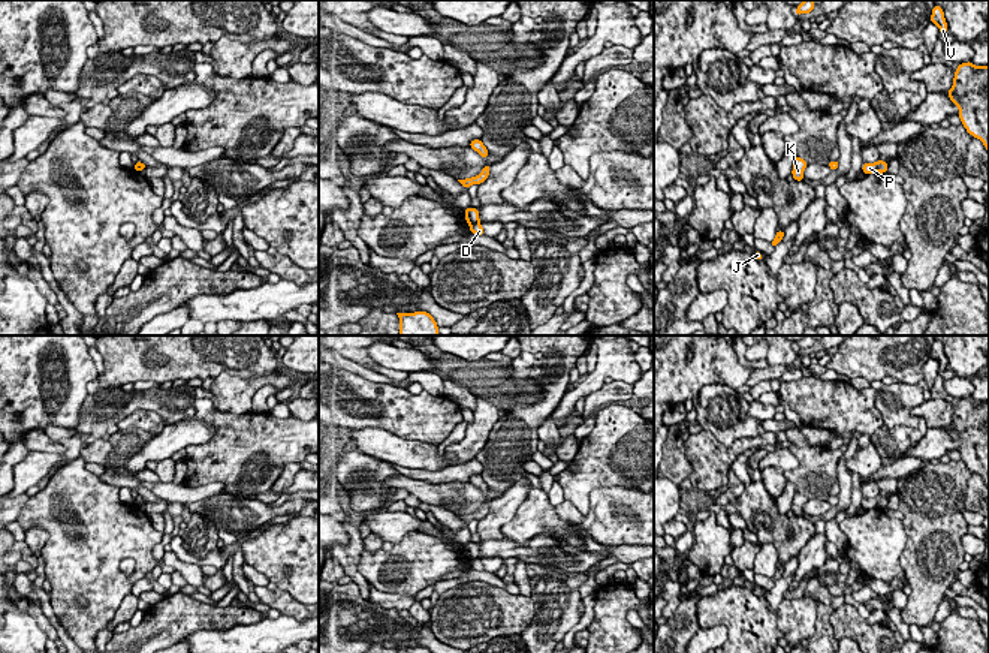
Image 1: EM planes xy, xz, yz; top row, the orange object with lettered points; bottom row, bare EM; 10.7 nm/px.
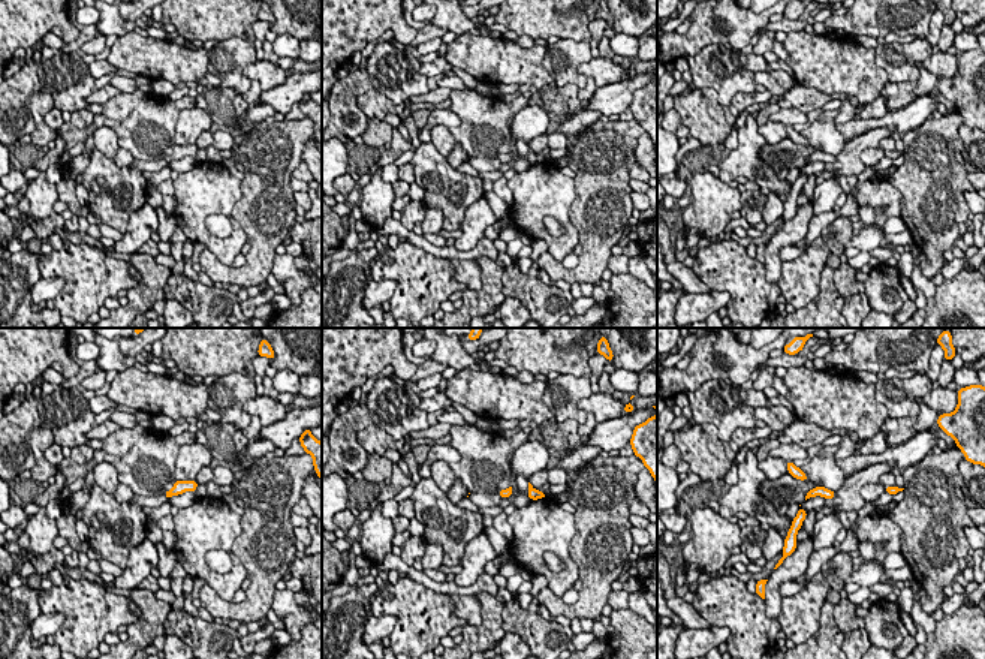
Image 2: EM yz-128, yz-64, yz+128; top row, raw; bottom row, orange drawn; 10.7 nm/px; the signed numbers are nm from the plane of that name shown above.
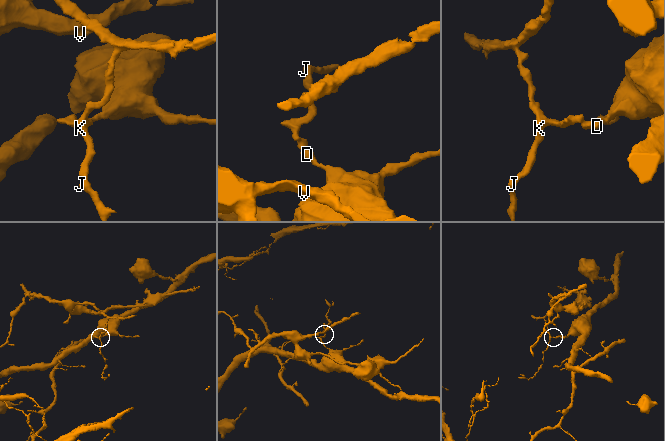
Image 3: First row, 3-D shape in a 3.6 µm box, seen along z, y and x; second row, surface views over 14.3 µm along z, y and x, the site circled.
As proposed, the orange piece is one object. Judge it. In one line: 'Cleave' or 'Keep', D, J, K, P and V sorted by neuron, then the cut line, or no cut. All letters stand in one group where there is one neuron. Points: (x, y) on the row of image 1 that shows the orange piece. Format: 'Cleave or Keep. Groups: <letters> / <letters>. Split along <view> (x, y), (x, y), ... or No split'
Cleave. Groups: D / J K P V. Split along xz (478, 222), (470, 225)

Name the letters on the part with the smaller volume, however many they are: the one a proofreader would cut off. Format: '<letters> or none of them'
J, K, P, V

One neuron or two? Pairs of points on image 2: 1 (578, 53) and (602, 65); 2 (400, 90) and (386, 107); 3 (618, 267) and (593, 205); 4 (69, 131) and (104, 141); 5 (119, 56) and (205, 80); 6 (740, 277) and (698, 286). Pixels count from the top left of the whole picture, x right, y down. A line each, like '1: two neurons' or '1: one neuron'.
1: two neurons
2: two neurons
3: two neurons
4: two neurons
5: one neuron
6: two neurons

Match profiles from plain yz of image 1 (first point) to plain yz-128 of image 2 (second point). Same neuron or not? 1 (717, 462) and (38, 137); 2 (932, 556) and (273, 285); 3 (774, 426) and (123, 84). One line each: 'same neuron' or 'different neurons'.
1: same neuron
2: different neurons
3: same neuron

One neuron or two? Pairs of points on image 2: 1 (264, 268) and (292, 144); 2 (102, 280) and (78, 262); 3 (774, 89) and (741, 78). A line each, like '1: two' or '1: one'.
1: one
2: one
3: two

